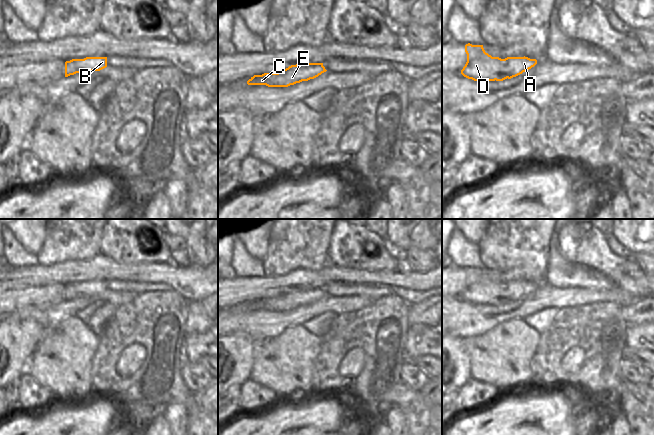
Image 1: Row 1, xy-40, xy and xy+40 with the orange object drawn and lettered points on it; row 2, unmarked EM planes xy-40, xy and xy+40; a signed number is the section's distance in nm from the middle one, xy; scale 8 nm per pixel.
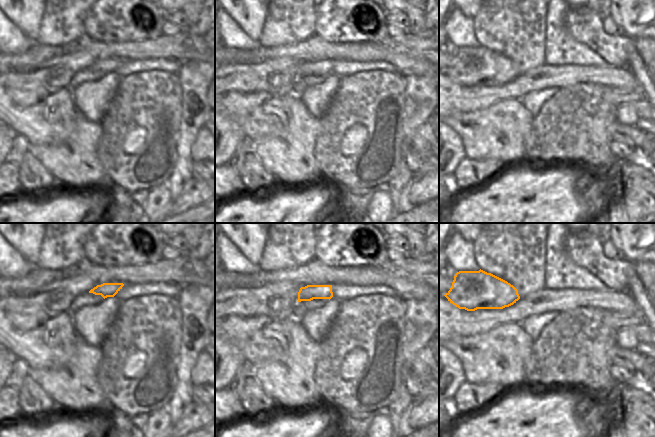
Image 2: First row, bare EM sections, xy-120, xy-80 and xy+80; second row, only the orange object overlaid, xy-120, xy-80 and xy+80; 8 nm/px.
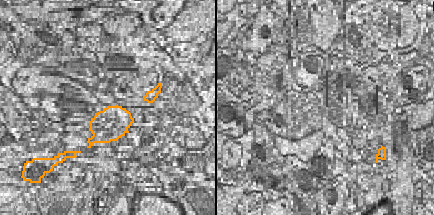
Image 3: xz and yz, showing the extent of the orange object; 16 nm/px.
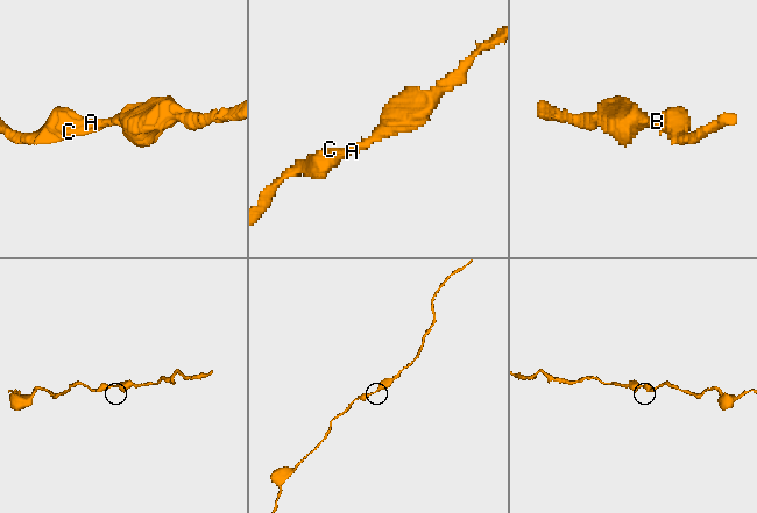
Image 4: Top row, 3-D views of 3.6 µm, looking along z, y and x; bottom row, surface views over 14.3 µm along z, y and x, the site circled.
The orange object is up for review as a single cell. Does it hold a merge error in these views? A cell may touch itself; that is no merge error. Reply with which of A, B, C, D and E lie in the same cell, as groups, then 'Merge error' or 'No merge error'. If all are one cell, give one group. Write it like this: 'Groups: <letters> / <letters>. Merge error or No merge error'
Groups: A B C D E. No merge error

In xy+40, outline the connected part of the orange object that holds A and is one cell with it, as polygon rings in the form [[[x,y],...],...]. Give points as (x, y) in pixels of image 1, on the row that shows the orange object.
[[[465,45],[467,62],[461,74],[474,81],[503,81],[528,71],[537,64],[528,57],[492,57],[485,52],[483,45]]]

